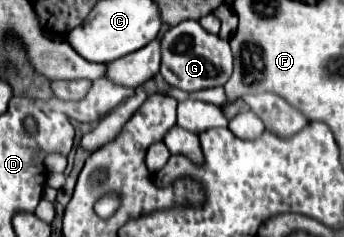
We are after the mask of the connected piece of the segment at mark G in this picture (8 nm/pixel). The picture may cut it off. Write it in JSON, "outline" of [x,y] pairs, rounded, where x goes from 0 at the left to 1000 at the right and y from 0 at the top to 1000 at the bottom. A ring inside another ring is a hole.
{"outline":[[[544,80],[491,114],[468,156],[468,316],[474,333],[532,384],[578,384],[602,367],[654,359],[677,300],[677,232],[666,173],[602,139],[573,89]]]}

